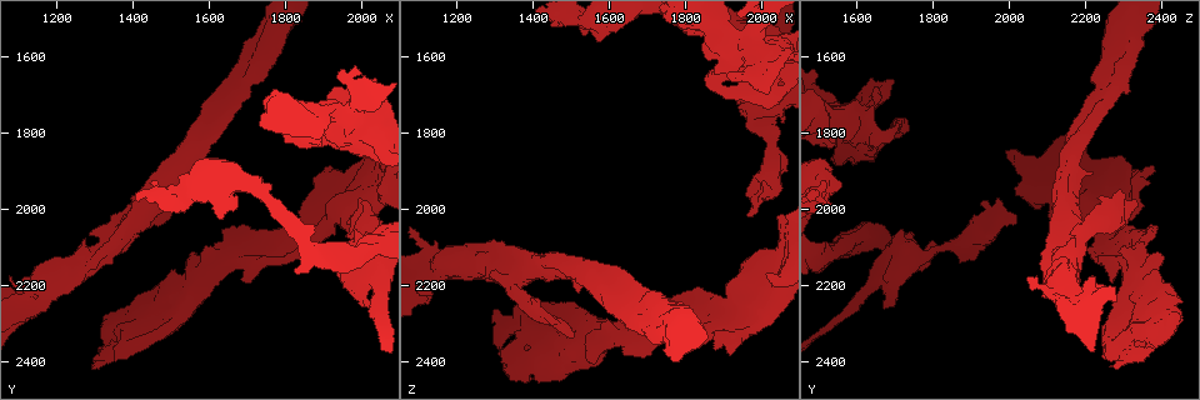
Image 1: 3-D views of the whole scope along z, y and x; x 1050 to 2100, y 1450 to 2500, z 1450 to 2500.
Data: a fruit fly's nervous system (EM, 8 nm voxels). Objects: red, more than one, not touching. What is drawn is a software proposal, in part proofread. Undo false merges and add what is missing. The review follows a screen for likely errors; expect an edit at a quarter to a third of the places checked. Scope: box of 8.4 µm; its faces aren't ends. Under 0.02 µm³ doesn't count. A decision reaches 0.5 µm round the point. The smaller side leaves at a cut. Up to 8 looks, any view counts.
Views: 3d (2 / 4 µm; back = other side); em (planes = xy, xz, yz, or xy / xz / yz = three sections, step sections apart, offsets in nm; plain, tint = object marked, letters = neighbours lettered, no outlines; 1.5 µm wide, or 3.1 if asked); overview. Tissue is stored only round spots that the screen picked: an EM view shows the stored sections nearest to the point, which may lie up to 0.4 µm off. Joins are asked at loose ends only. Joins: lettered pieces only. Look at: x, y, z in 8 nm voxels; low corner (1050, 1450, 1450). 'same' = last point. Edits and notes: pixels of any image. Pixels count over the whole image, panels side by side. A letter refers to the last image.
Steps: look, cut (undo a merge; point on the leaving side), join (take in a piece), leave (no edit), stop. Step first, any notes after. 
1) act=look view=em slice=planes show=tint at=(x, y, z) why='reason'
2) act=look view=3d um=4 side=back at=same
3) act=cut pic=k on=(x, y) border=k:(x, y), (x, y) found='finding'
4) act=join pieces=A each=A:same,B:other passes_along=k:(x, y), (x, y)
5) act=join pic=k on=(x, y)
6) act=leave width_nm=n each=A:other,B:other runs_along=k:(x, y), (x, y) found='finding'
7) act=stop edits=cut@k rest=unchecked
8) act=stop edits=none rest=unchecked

act=look view=em slice=xz step=8 show=letters at=(1555, 2120, 2390) why='stops while still wide'

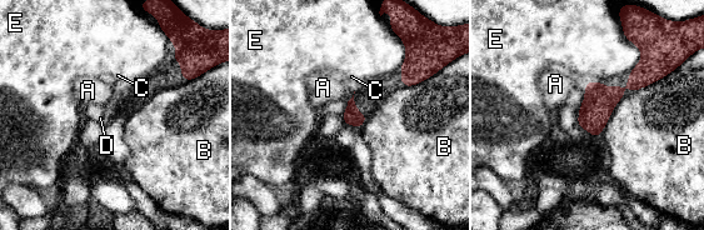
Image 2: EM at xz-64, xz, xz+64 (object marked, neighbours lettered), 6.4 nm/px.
act=leave each=A:other,B:other,C:other,D:other,E:other found='no lettered piece goes on from it'

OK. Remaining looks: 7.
act=look view=em slice=yz step=4 show=plain at=(1905, 2030, 2245) why='abrupt turn'

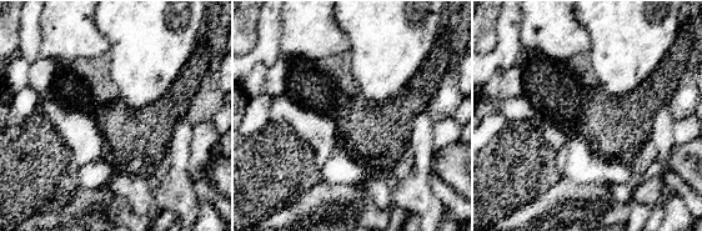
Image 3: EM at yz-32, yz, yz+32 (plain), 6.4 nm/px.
act=look view=em slice=yz step=4 show=letters at=same

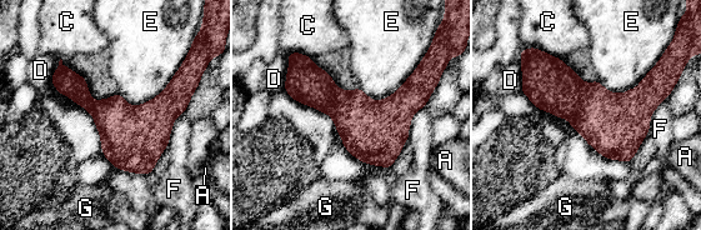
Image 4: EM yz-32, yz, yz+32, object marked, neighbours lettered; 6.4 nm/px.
act=leave width_nm=360 each=A:other,C:other,D:other,E:other,F:other,G:other border=4:(181, 65), (139, 105), (119, 93) found='all the same neuron'

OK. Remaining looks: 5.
act=look view=em slice=planes show=tint at=(2020, 2110, 1545) why='sudden change in width'

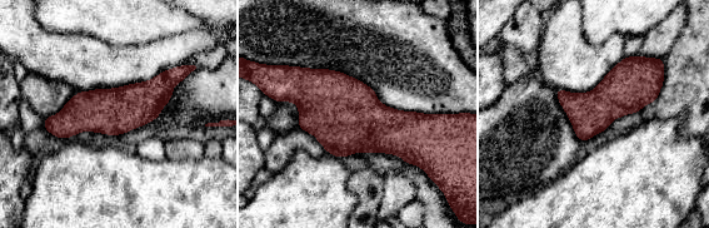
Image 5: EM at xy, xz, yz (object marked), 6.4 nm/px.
act=look view=em slice=planes show=letters at=same

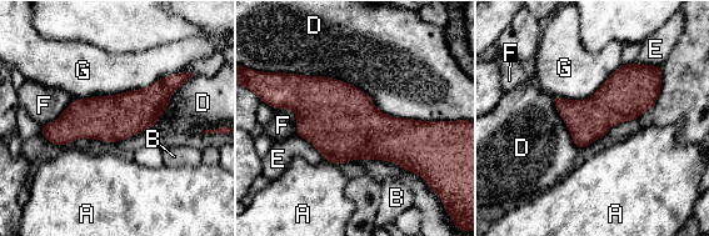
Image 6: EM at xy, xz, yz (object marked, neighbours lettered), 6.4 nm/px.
act=leave width_nm=260 each=A:other,B:other,D:other,E:other,F:other,G:other runs_along=6:(179, 81), (139, 110), (44, 131) found='continuous, no second neuron'

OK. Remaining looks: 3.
act=stop edits=none rest=unchecked

